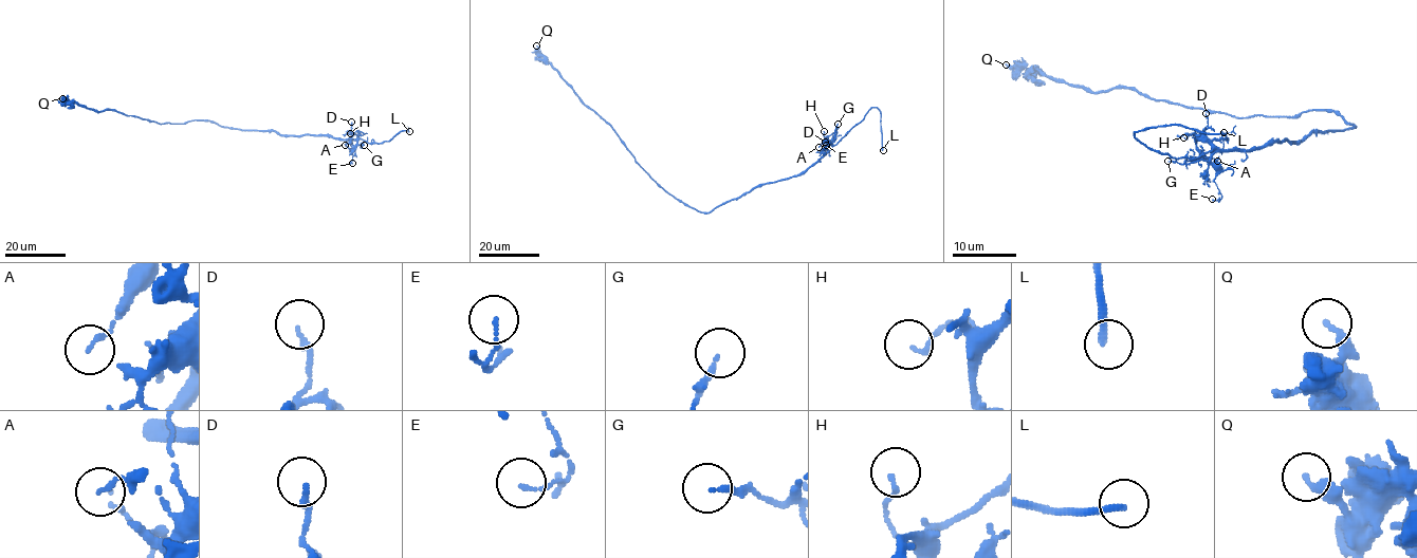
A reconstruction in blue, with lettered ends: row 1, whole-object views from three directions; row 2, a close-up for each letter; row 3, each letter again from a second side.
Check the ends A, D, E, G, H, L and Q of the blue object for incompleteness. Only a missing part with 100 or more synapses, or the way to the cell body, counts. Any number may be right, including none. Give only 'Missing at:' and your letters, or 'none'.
Missing at: L

